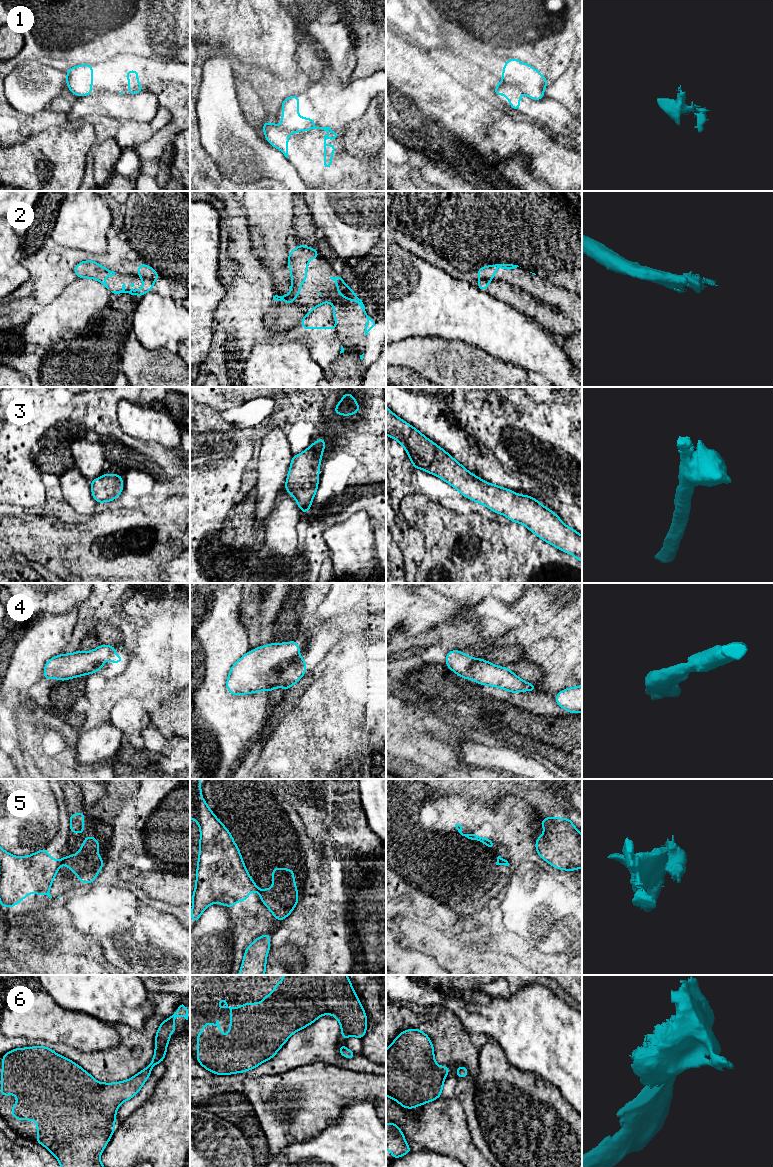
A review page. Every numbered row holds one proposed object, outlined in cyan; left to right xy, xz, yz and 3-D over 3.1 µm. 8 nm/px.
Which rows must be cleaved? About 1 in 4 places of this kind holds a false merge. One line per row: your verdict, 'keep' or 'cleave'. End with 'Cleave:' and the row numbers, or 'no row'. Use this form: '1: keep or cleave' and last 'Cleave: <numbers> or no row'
1: keep
2: cleave
3: keep
4: keep
5: cleave
6: keep
Cleave: 2, 5

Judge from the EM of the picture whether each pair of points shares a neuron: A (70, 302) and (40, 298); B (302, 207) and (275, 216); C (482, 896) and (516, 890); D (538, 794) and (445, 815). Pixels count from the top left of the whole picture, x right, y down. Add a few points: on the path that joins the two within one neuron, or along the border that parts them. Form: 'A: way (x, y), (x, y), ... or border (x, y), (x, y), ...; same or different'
A: border (62, 291), (40, 310); different
B: border (293, 201), (293, 225), (288, 233); different
C: border (511, 873), (507, 884), (495, 896); different
D: way (512, 789), (458, 789); same

